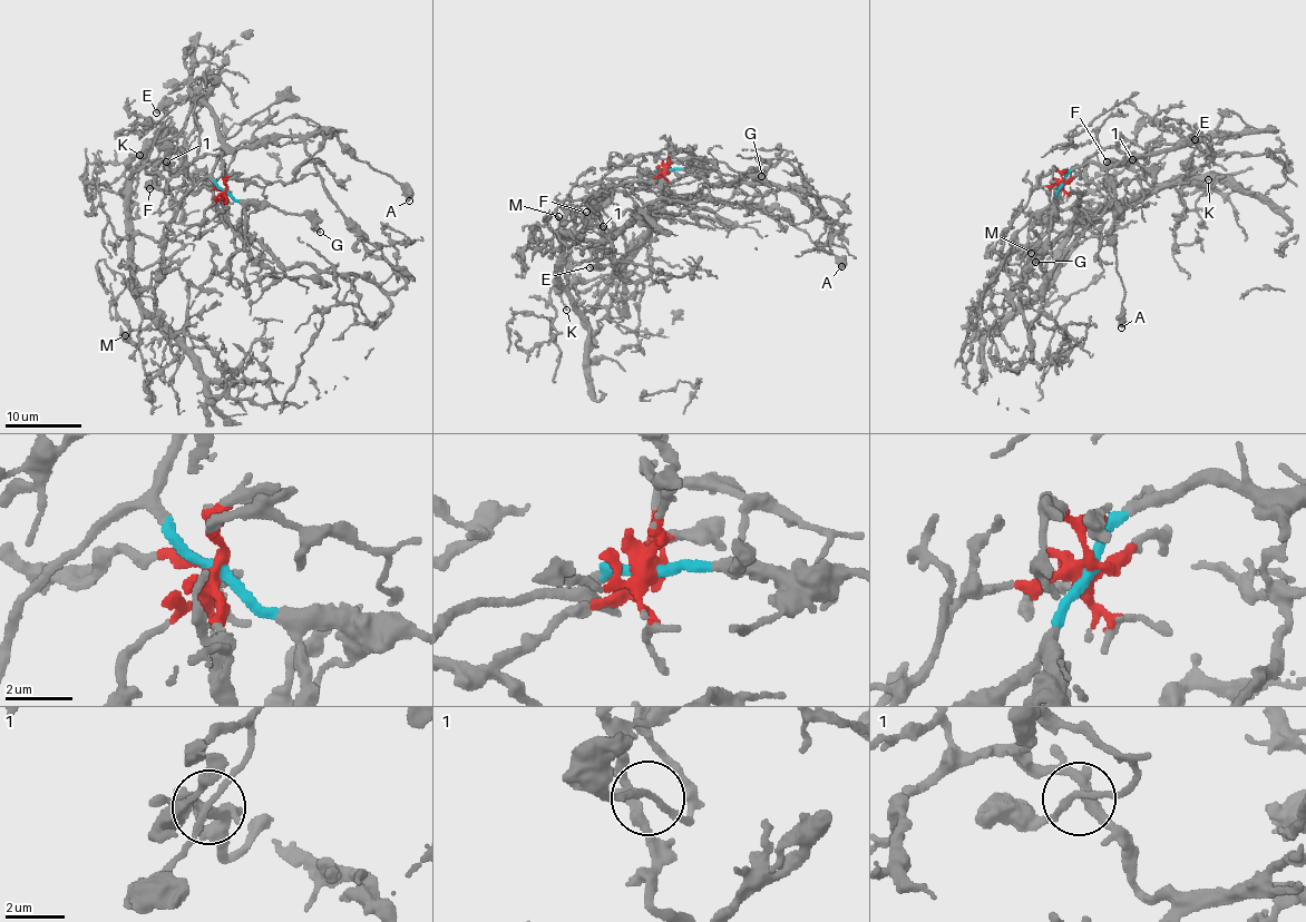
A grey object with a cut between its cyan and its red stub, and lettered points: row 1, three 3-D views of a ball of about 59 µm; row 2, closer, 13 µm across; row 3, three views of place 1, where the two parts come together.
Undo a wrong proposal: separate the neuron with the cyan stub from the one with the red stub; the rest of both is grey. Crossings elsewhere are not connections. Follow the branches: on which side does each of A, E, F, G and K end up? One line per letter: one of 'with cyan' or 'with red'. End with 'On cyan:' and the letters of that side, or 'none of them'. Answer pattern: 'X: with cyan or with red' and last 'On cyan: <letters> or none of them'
A: with cyan
E: with cyan
F: with cyan
G: with cyan
K: with cyan
On cyan: A, E, F, G, K

